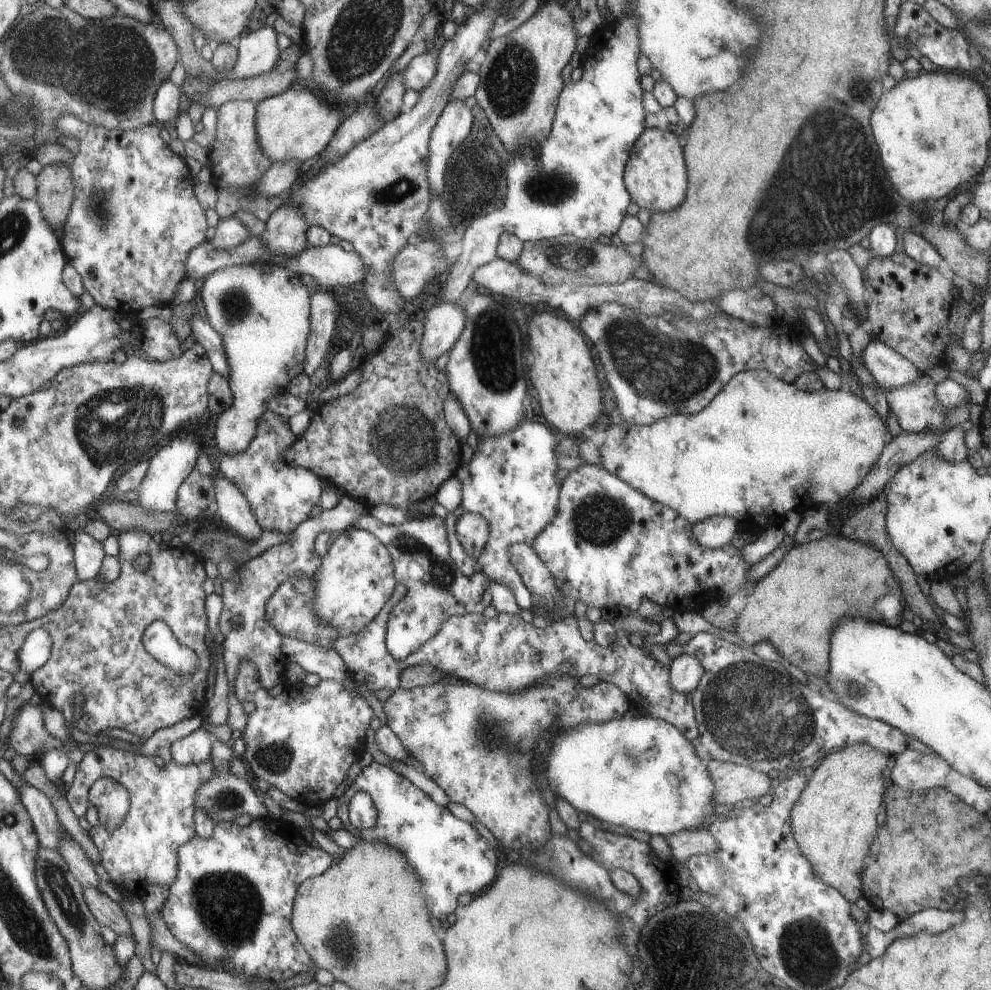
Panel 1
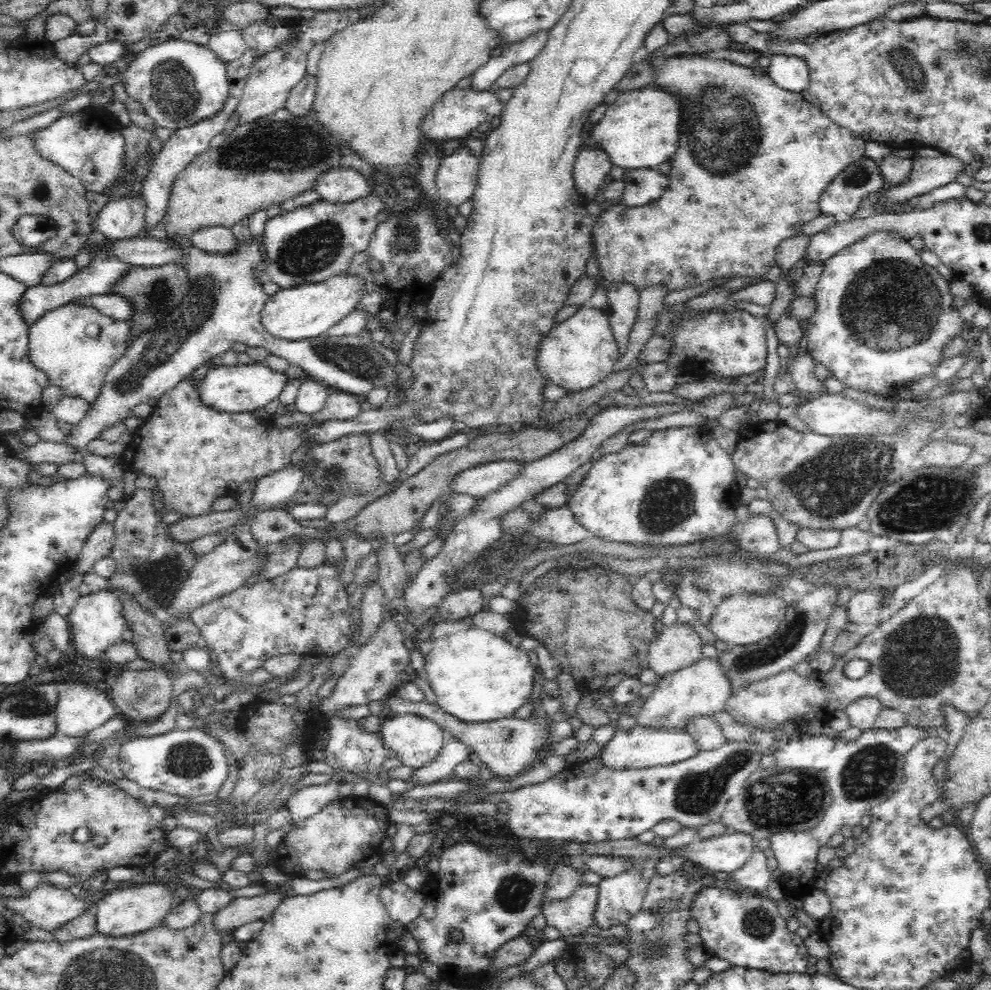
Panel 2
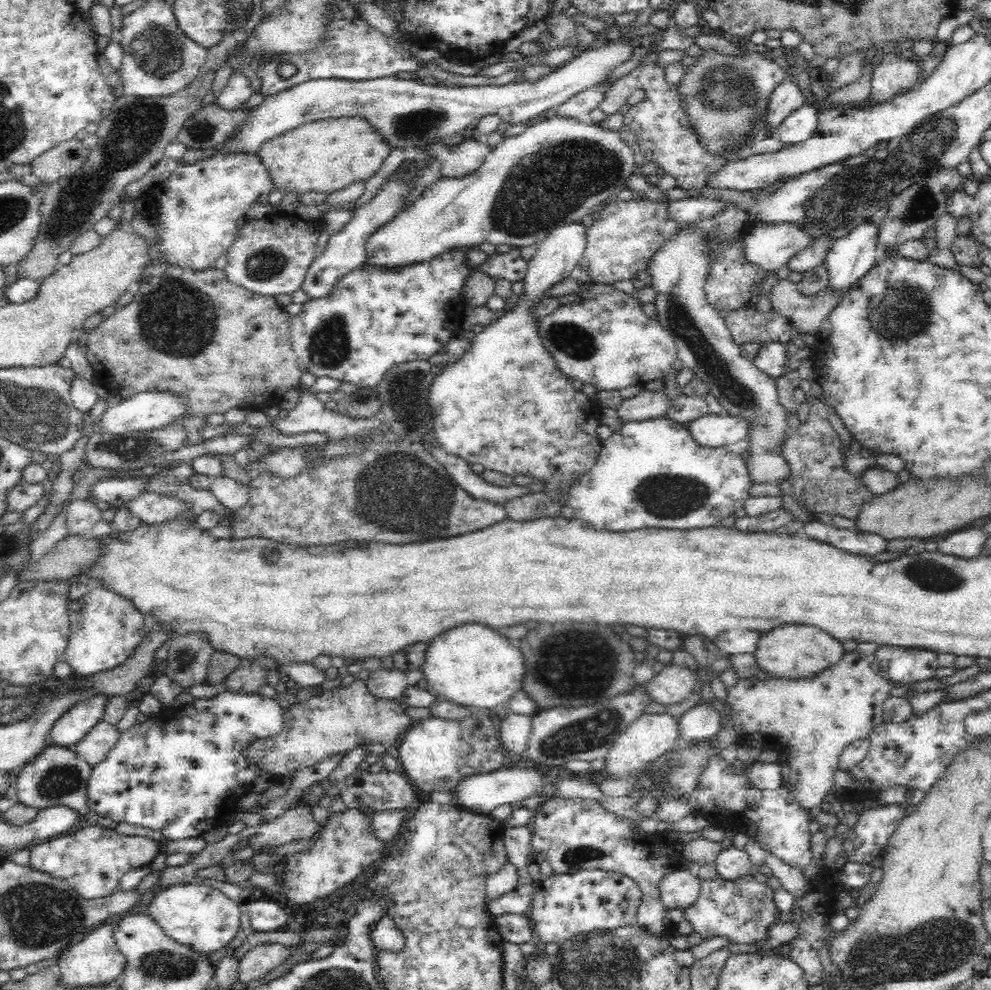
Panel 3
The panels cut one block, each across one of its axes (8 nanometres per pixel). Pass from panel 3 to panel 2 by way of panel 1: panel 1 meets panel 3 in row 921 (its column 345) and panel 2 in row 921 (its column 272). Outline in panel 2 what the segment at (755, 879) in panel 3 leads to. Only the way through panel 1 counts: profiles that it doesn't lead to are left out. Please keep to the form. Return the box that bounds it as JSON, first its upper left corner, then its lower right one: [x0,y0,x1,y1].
[688,883,812,974]

